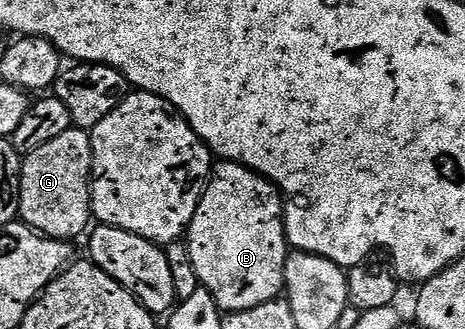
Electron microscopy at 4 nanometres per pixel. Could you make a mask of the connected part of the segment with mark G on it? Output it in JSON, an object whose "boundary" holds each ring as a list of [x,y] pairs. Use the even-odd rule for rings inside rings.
{"boundary":[[[77,128],[64,132],[64,136],[56,136],[56,140],[48,140],[44,148],[36,148],[36,152],[25,155],[20,162],[18,179],[21,221],[47,238],[75,240],[82,233],[83,237],[92,222],[90,188],[93,164],[90,135]]]}

